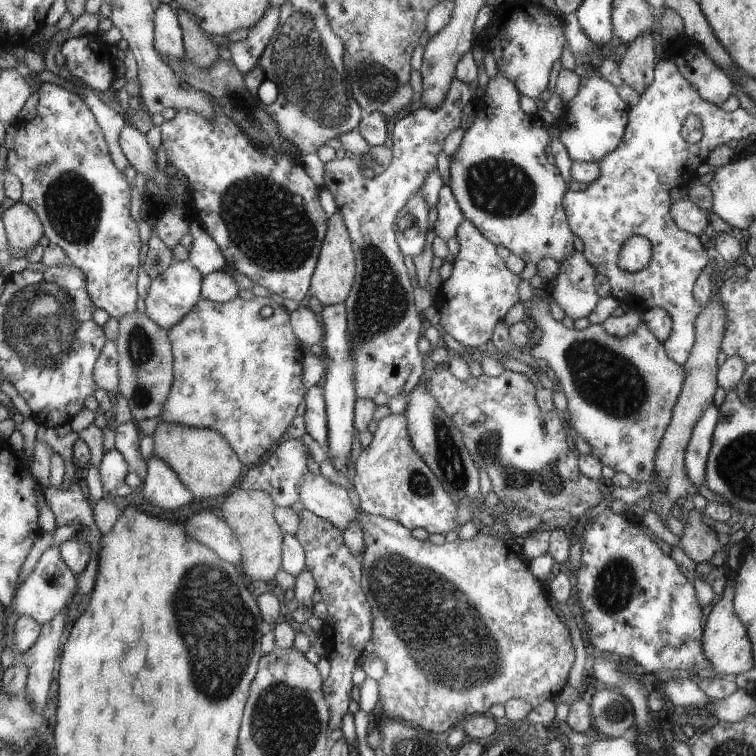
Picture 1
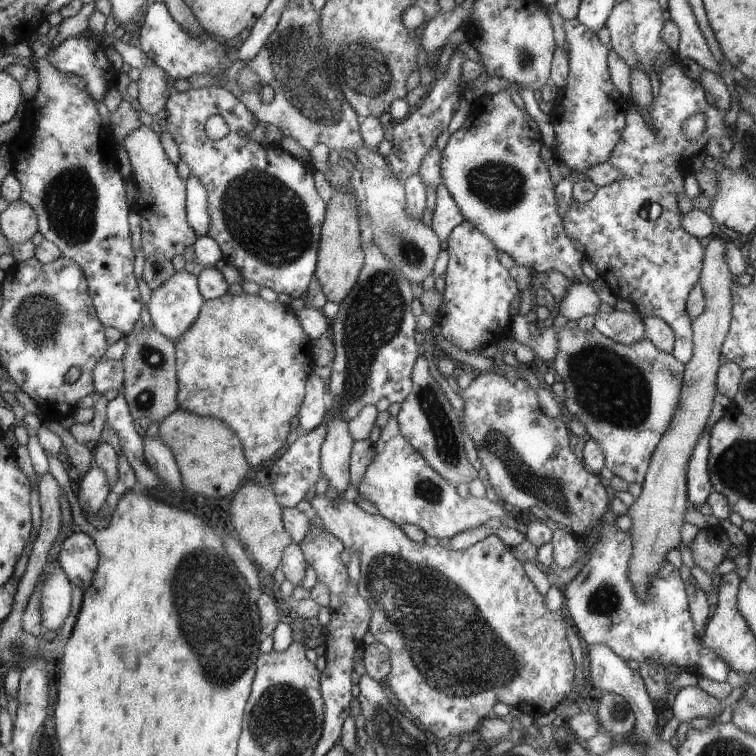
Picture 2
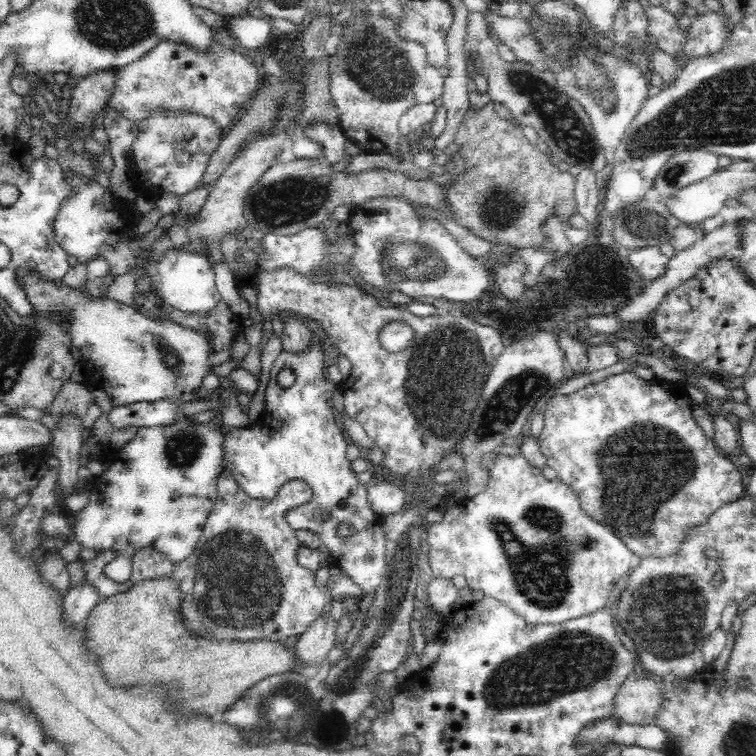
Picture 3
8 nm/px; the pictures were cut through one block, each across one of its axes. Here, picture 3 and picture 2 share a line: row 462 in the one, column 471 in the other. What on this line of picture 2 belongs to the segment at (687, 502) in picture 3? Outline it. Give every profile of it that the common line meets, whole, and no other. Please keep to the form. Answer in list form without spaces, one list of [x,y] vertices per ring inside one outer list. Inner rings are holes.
[[[329,492],[318,496],[314,495],[310,506],[321,518],[324,528],[336,536],[344,548],[350,548],[357,555],[360,570],[357,584],[358,593],[366,600],[372,612],[369,631],[375,641],[383,643],[388,648],[390,669],[385,678],[387,686],[393,691],[395,698],[403,705],[403,708],[415,718],[416,722],[431,732],[433,739],[441,738],[443,740],[449,736],[463,738],[463,736],[473,733],[473,730],[477,730],[479,720],[483,720],[491,712],[493,704],[497,704],[497,702],[502,702],[511,709],[535,718],[547,714],[565,696],[568,696],[571,684],[573,684],[573,658],[571,658],[571,650],[569,650],[567,636],[565,636],[564,618],[561,618],[561,614],[558,613],[551,614],[550,609],[546,608],[546,604],[543,604],[544,598],[541,598],[541,594],[535,590],[533,582],[525,576],[521,564],[511,556],[509,550],[505,550],[503,542],[498,537],[488,535],[483,540],[461,550],[451,550],[439,545],[429,547],[423,542],[411,541],[401,531],[401,526],[396,525],[393,521],[379,514],[367,514],[359,509],[354,502],[342,502],[342,498],[335,497]]]

